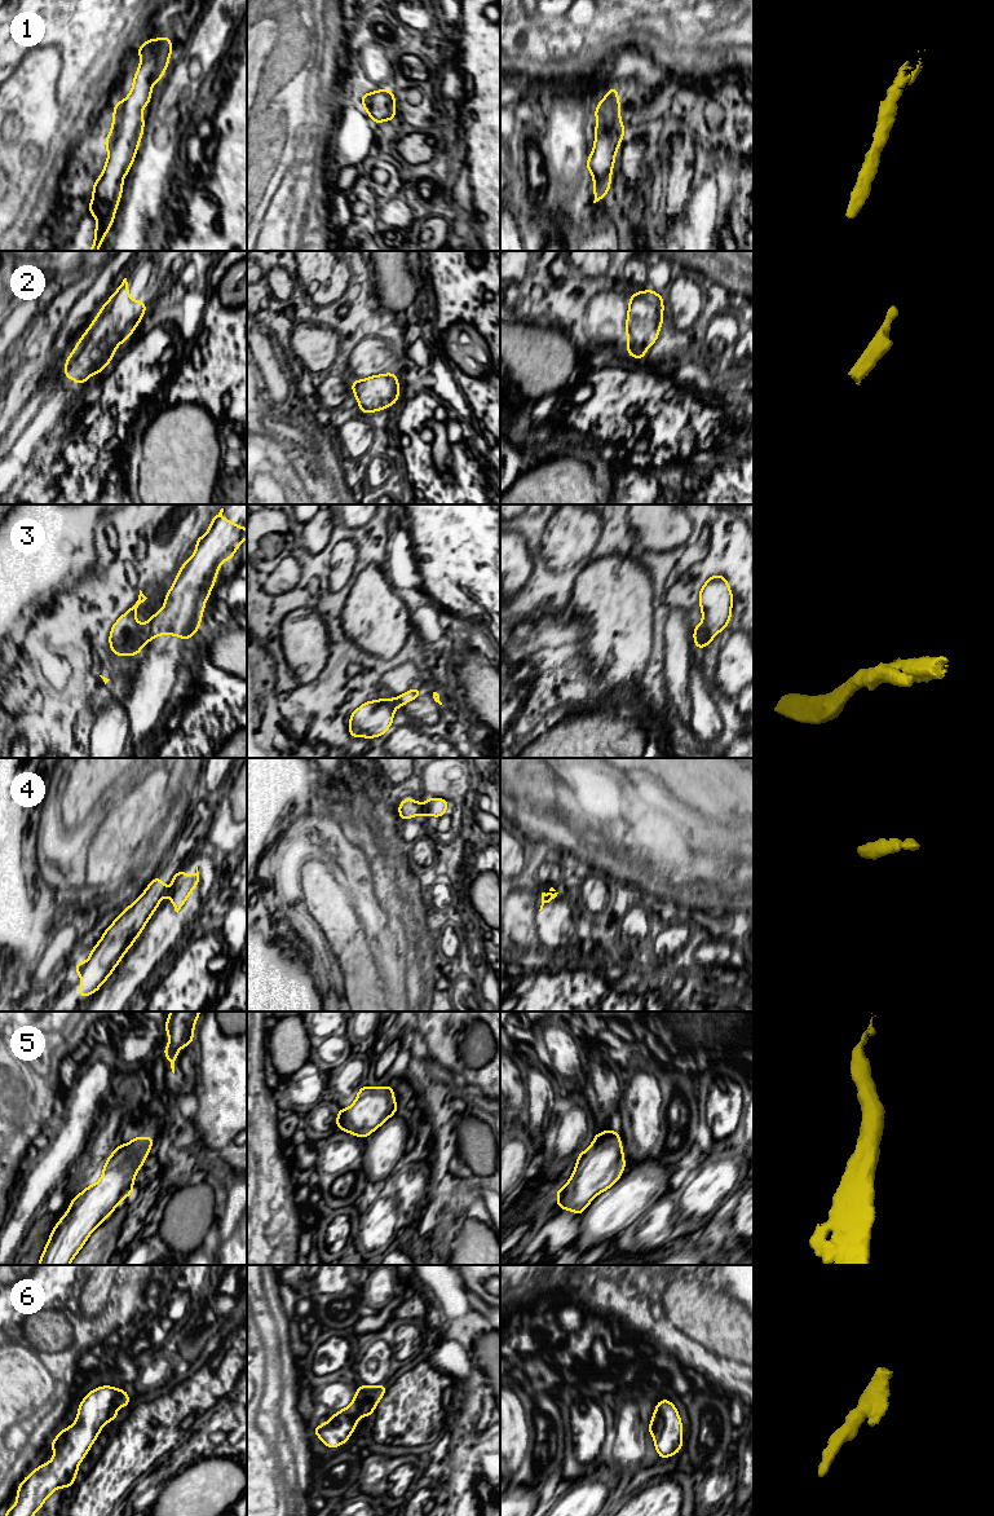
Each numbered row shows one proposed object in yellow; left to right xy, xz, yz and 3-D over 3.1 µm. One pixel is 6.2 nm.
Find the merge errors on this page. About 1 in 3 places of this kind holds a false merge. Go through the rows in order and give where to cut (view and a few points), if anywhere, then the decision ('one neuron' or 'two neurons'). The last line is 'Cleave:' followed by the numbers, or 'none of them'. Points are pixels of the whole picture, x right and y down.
1: cut none; one neuron
2: cut none; one neuron
3: cut xy (142, 625), (140, 647); two neurons
4: cut xz (424, 807), (422, 812); two neurons
5: cut none; one neuron
6: cut none; one neuron
Cleave: 3, 4

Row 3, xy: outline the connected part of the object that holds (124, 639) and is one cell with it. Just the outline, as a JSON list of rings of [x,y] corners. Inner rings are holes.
[[[140,590],[137,601],[112,625],[109,642],[114,656],[138,656],[141,651],[142,625],[137,622],[134,612],[146,599]]]

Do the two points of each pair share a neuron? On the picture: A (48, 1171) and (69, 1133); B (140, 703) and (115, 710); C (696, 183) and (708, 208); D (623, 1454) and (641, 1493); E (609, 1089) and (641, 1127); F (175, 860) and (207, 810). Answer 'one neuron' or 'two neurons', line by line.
A: one neuron
B: two neurons
C: one neuron
D: two neurons
E: two neurons
F: one neuron

